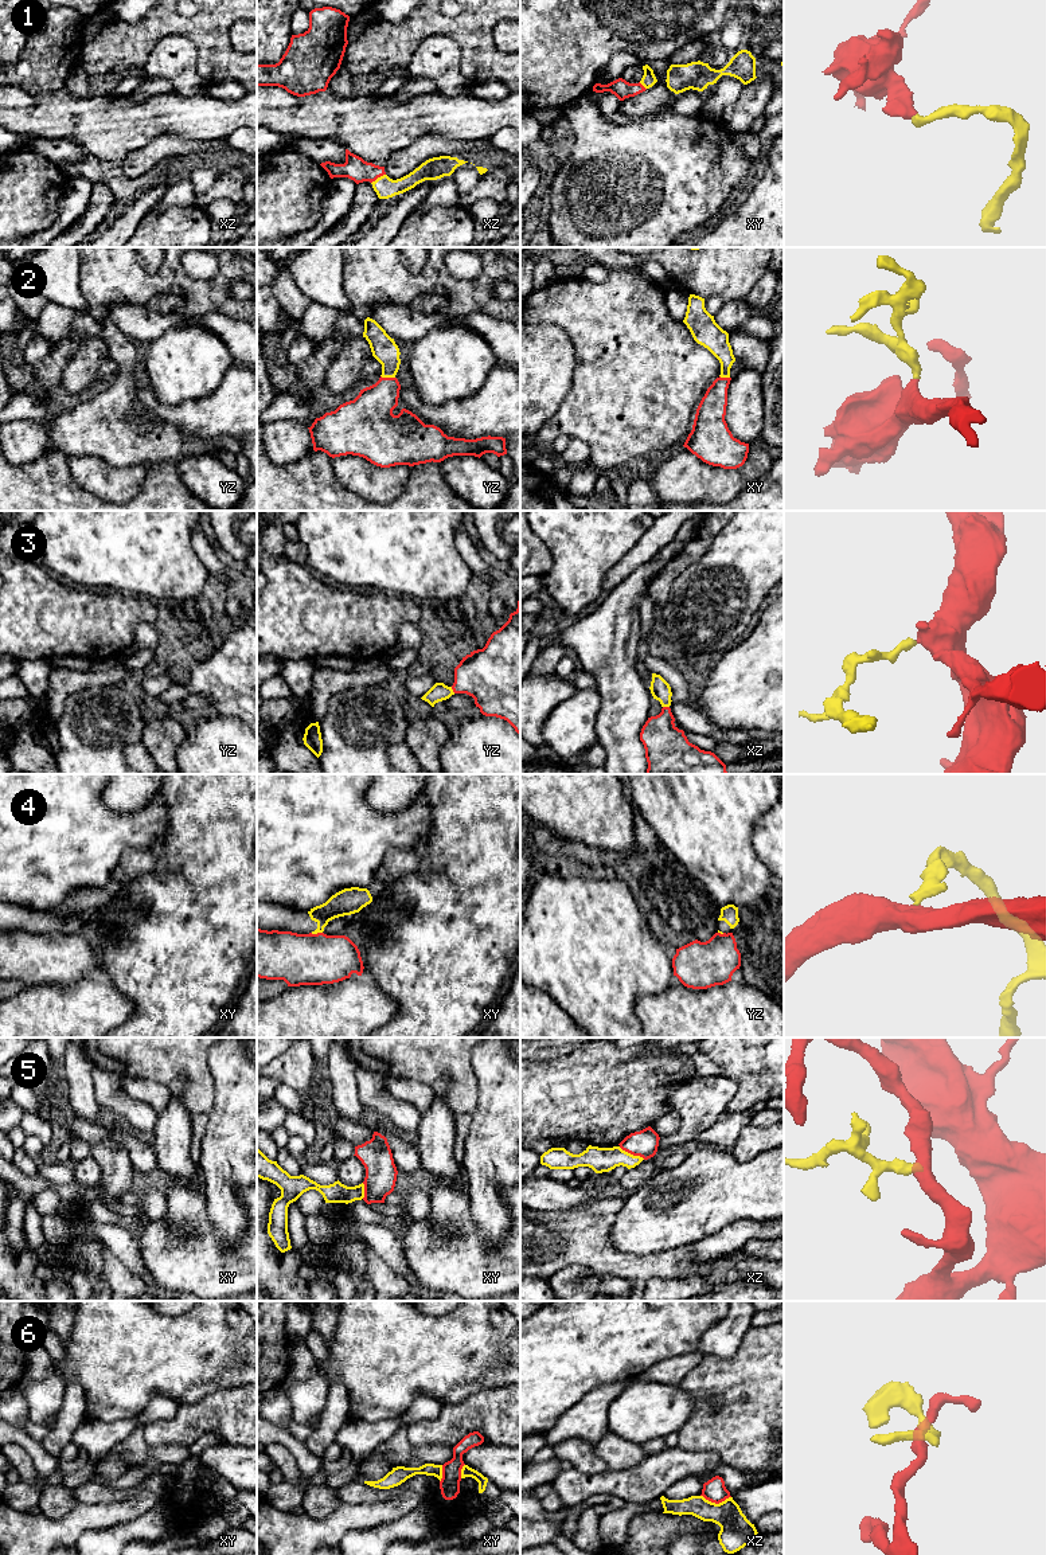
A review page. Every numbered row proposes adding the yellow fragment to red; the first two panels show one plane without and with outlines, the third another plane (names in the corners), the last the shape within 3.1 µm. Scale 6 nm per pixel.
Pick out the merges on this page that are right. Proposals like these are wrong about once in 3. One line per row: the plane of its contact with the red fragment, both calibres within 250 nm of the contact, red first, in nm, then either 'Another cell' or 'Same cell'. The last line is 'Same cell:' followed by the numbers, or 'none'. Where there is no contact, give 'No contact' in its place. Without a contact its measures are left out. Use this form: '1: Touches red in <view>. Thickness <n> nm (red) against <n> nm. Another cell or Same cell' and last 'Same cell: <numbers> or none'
1: Touches red in xz. Thickness 140 nm (red) against 130 nm. Same cell
2: Touches red in yz. Thickness 280 nm (red) against 150 nm. Same cell
3: Touches red in yz. Thickness 340 nm (red) against 110 nm. Same cell
4: Touches red in xy. Thickness 300 nm (red) against 160 nm. Another cell
5: Touches red in xz. Thickness 160 nm (red) against 150 nm. Another cell
6: Touches red in xz. Thickness 140 nm (red) against 190 nm. Another cell
Same cell: 1, 2, 3

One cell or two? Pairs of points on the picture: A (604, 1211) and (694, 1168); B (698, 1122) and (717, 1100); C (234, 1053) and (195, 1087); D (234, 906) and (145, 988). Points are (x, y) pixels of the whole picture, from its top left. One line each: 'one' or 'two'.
A: two
B: one
C: two
D: one

